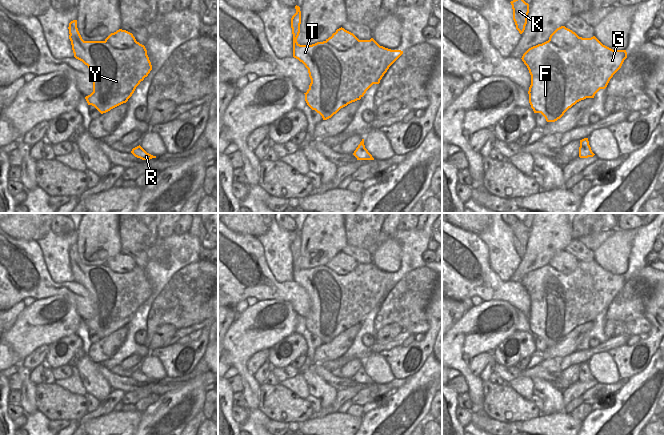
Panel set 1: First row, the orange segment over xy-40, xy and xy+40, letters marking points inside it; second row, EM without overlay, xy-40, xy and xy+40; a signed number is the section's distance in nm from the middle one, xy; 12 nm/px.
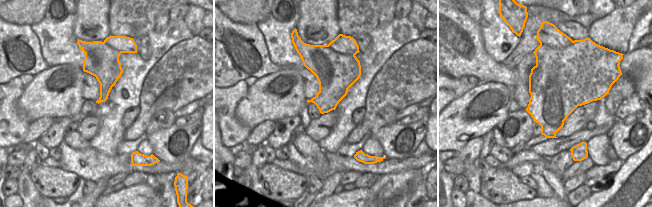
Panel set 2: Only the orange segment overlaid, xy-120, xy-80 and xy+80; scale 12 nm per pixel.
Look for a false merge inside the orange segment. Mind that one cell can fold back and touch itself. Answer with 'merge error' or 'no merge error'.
merge error

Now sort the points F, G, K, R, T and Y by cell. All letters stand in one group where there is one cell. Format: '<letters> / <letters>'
F G R T Y / K

